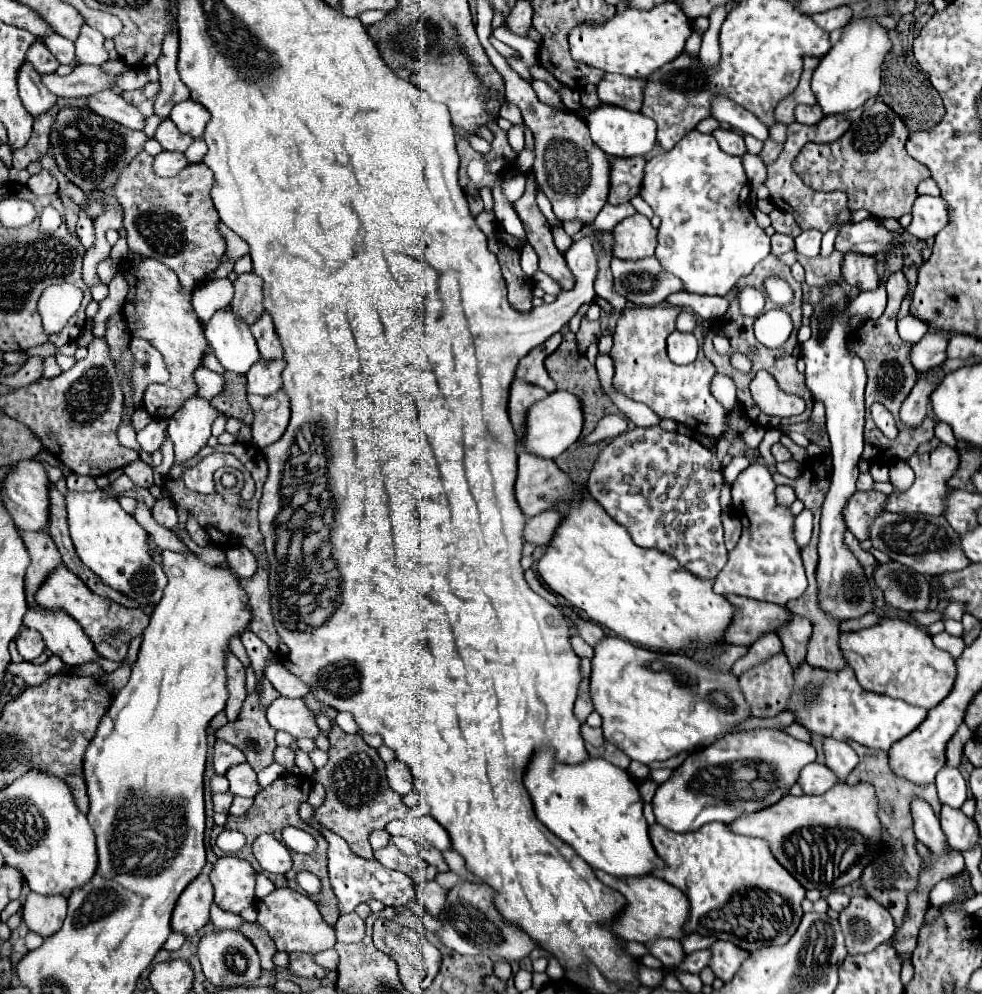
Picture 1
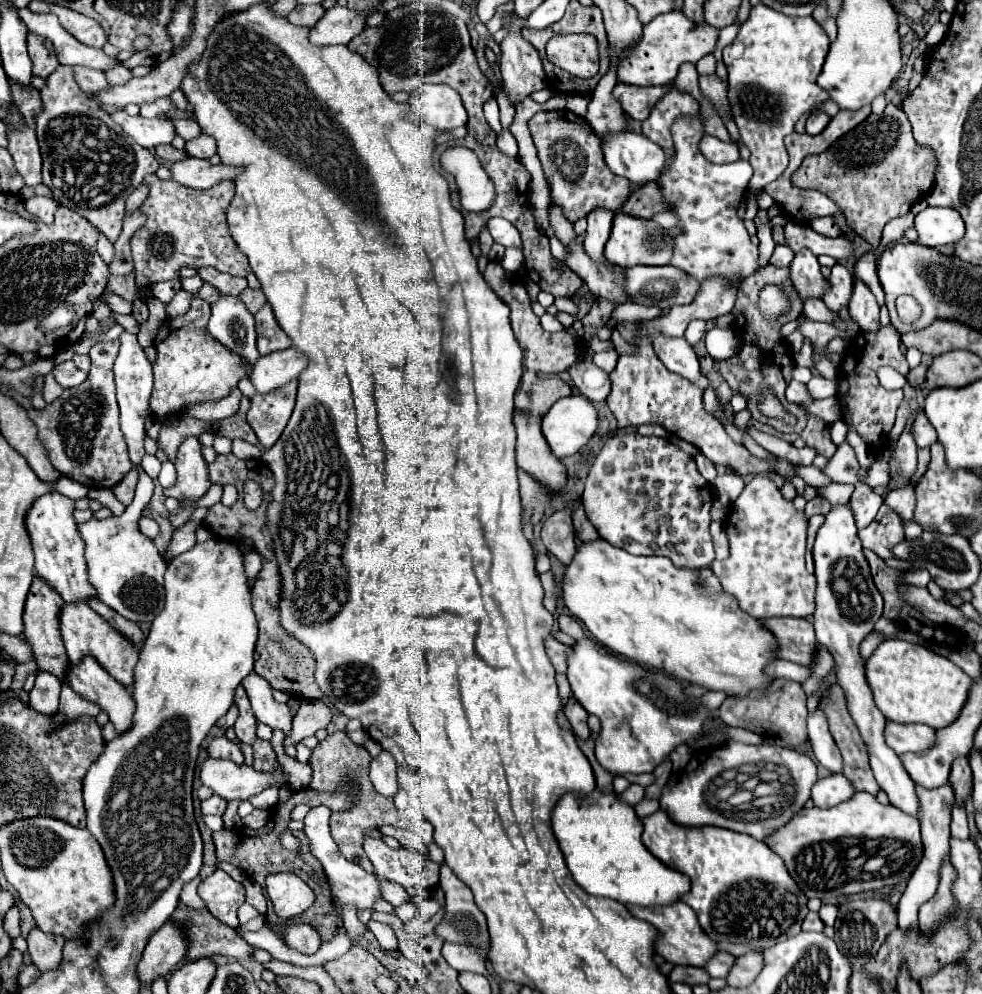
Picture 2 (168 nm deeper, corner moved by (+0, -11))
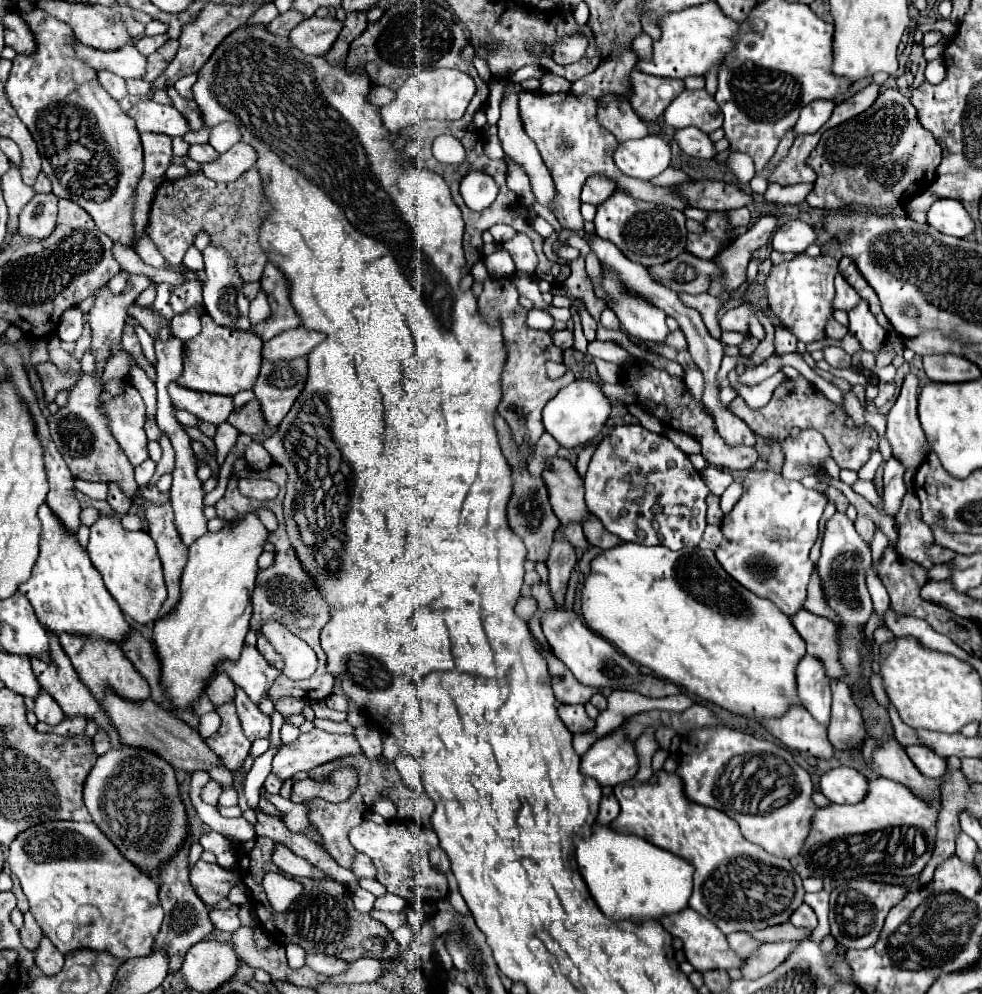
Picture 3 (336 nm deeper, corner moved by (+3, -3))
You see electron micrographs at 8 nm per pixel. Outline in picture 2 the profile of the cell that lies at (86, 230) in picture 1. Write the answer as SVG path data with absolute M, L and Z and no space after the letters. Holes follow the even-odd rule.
M105 295L105 299L107 299L107 305L111 307L111 311L115 311L115 313L119 313L119 315L129 315L131 313L131 303L129 301L125 301L125 299L121 299L121 297L115 297L115 295Z

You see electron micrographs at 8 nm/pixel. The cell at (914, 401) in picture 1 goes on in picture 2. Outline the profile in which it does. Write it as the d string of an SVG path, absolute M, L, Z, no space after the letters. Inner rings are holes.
M907 429L901 433L897 441L893 461L889 463L889 467L891 467L891 483L895 481L895 477L911 479L911 475L917 469L917 445Z

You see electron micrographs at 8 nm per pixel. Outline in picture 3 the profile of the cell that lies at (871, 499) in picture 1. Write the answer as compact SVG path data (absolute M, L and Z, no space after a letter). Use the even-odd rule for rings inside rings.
M908 493L902 499L898 513L894 515L898 527L898 539L894 543L894 551L906 559L912 559L924 567L932 567L932 561L926 557L924 547L934 541L930 535L930 527L920 519L920 503L914 493ZM918 513L918 525L916 525Z

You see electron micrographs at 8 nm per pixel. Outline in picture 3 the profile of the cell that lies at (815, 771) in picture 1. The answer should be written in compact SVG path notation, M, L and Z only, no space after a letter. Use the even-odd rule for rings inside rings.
M834 767L820 777L820 791L832 803L858 803L866 795L868 779L852 767Z

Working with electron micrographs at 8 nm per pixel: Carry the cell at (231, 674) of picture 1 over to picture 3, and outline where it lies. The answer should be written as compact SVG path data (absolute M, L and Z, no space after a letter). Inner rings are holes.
M236 687L234 703L242 723L242 731L250 741L258 737L266 737L270 733L270 717L266 717L254 703L250 703L248 695L240 687Z

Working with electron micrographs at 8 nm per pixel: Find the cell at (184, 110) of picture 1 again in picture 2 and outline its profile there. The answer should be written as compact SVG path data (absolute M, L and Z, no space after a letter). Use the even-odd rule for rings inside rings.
M199 135L197 139L189 141L187 143L187 151L191 157L197 157L197 159L209 159L215 155L215 141L209 137L209 135Z

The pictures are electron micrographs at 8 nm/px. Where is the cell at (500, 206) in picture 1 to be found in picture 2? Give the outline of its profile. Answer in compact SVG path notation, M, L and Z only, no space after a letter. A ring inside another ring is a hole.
M507 249L499 265L509 273L517 273L523 269L523 253L519 249Z

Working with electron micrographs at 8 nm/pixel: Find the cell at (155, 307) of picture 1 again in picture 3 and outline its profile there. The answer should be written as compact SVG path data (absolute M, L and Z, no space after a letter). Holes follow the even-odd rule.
M202 315L200 321L202 321L200 335L196 335L196 339L182 341L184 371L176 379L176 383L186 389L218 395L236 395L242 389L252 389L262 363L262 357L258 353L262 349L262 341L258 341L256 335L248 331L218 327L208 315Z

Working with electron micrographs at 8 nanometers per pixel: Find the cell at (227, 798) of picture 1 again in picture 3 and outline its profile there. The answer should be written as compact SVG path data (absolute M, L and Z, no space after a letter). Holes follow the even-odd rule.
M210 779L210 781L208 781L208 785L202 789L202 801L210 803L210 805L216 805L216 803L218 803L220 793L222 793L220 783L216 783L214 779Z

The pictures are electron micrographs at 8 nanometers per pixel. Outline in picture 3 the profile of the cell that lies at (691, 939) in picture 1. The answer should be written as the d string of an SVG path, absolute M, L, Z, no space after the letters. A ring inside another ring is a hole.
M788 921L782 925L774 925L774 927L756 931L756 933L752 933L752 937L760 943L774 943L774 941L798 941L804 933L808 933L808 931L792 927L792 923Z

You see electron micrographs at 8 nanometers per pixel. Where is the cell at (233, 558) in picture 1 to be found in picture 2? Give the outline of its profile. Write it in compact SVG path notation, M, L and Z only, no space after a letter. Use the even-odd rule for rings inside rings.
M245 553L245 573L249 577L249 581L253 581L257 577L257 573L261 571L263 567L263 559L259 553Z

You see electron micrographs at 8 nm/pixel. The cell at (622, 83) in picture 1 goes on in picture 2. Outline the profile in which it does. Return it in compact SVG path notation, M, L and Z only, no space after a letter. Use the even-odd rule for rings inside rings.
M617 83L613 95L631 119L645 121L653 105L665 95L665 91L669 91L669 87L637 87L627 83Z

